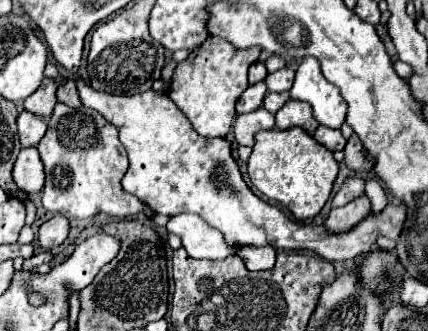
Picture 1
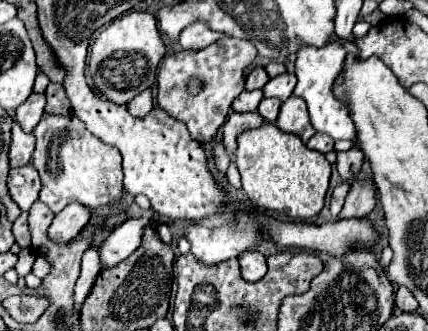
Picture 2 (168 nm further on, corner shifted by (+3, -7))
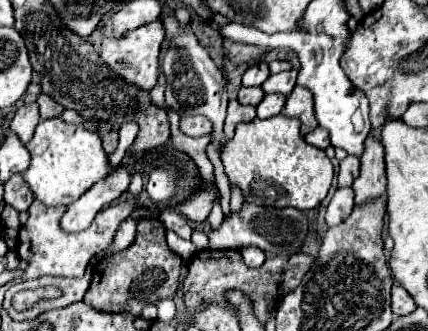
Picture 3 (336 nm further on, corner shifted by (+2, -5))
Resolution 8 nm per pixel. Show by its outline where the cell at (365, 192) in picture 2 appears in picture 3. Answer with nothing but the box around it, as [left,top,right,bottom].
[352,138,386,204]

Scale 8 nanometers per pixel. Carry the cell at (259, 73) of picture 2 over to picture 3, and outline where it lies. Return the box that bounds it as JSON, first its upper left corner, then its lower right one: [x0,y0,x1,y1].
[242,62,270,86]

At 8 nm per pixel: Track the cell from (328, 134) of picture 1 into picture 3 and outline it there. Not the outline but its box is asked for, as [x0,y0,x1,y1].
[306,128,330,148]

